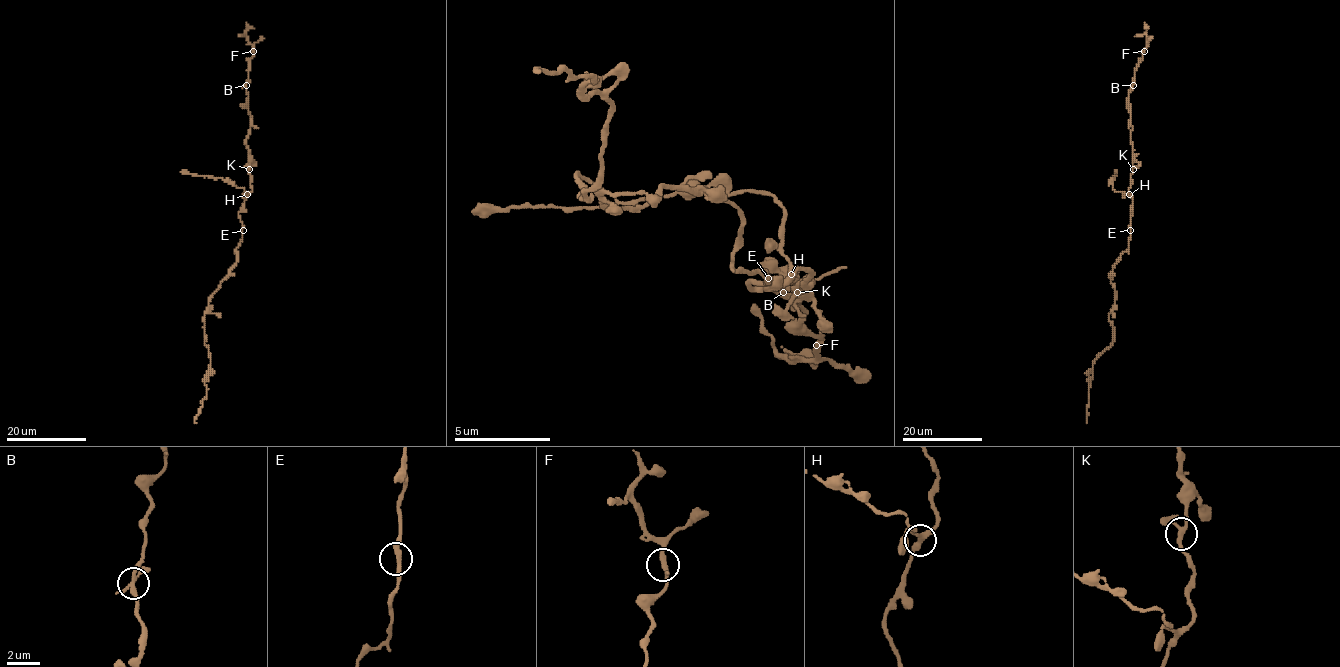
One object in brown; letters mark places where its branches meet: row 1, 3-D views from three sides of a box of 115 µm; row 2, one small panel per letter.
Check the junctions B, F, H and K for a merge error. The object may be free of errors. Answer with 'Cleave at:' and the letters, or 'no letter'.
Cleave at: no letter

